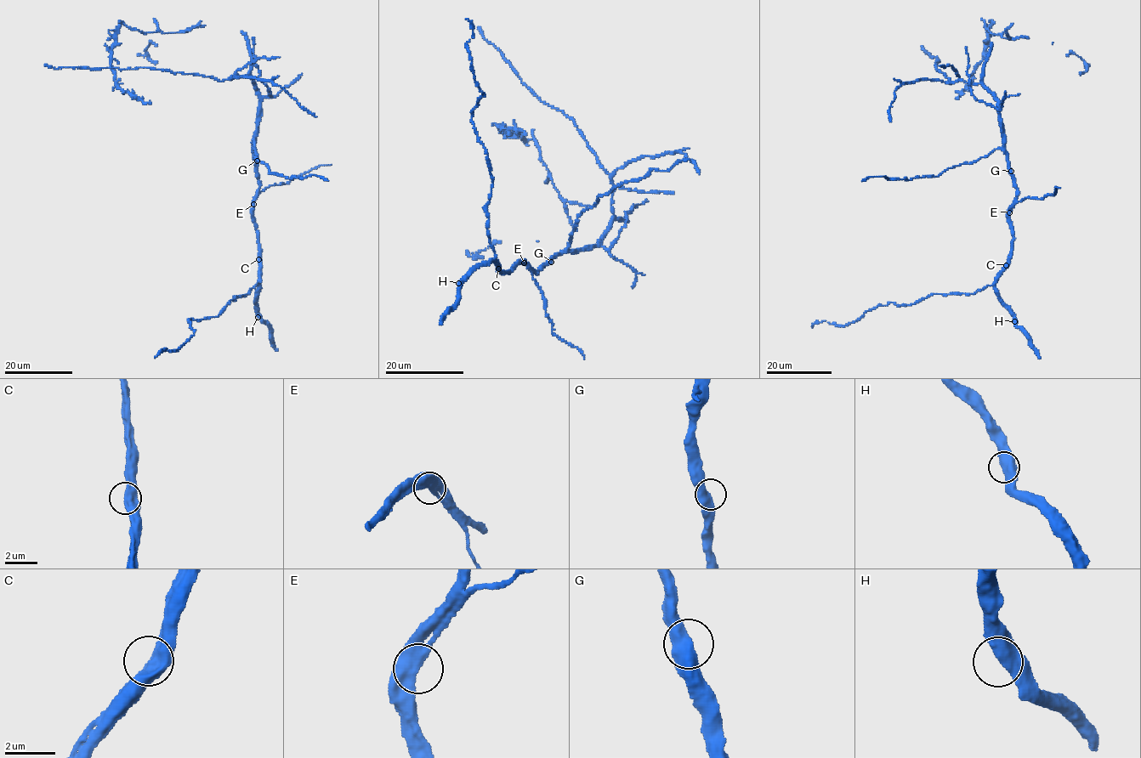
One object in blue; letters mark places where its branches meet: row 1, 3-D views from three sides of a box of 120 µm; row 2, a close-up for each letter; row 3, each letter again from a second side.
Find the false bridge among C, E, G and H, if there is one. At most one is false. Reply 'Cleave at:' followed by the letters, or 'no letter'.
Cleave at: no letter

